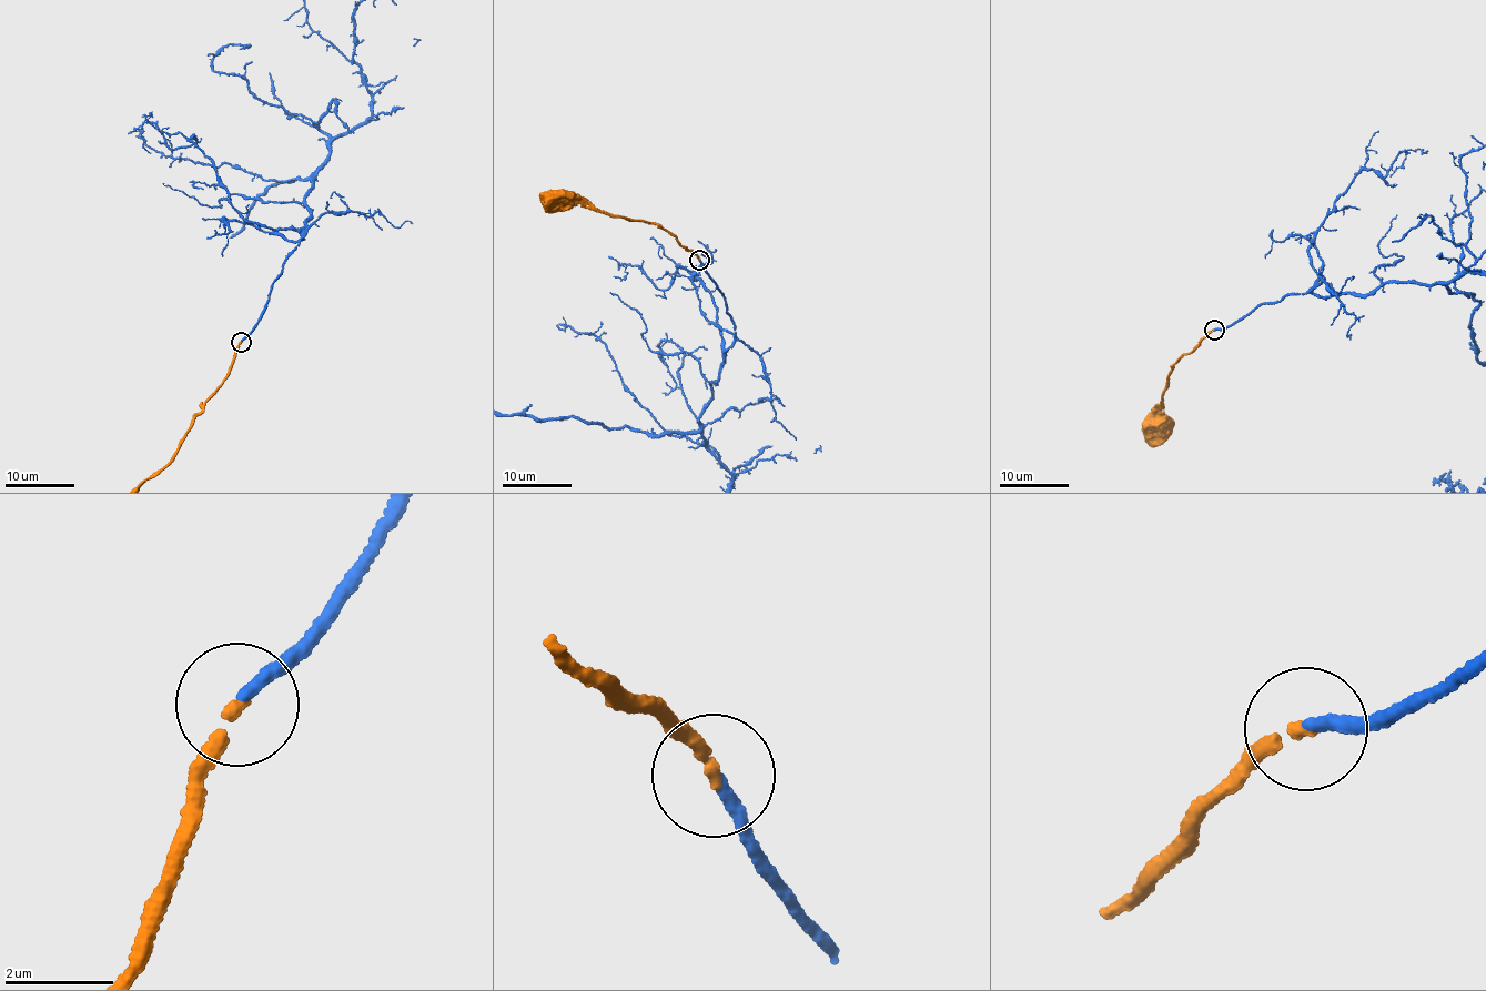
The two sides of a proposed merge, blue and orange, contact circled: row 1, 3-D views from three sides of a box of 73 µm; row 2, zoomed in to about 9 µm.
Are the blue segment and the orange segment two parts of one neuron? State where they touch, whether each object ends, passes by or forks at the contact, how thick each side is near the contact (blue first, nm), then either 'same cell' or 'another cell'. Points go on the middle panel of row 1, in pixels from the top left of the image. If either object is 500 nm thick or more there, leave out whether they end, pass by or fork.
place (699, 260); blue ends; orange ends; calibres 220 and 200 nm; same cell

